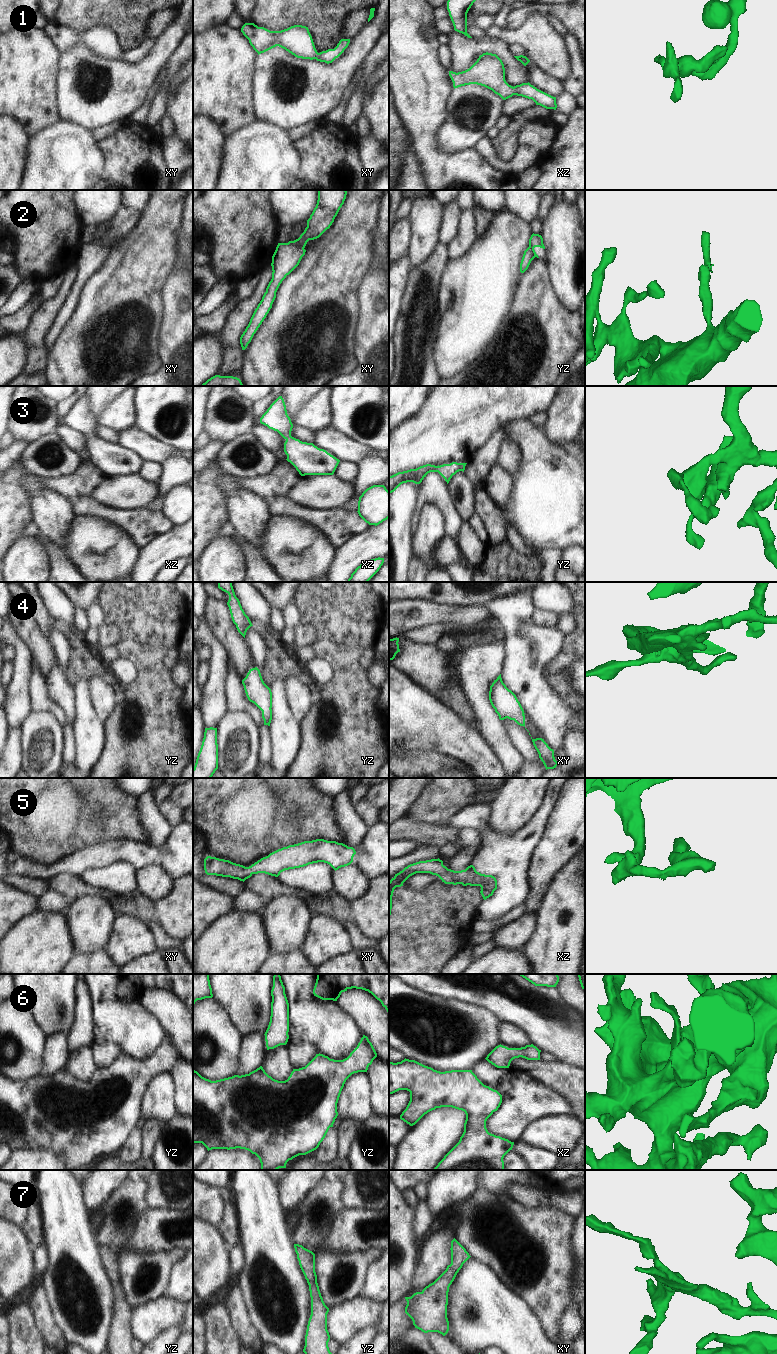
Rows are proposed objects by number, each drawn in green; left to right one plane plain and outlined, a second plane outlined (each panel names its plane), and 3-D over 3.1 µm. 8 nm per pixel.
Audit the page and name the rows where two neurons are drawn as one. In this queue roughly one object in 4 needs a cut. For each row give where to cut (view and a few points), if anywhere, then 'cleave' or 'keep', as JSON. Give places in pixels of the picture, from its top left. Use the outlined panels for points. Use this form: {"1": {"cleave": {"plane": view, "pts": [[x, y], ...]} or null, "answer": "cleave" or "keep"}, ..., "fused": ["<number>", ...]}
{"1": {"cleave": null, "answer": "keep"}, "2": {"cleave": {"plane": "xy", "pts": [[288, 242], [303, 248]]}, "answer": "cleave"}, "3": {"cleave": null, "answer": "keep"}, "4": {"cleave": null, "answer": "keep"}, "5": {"cleave": null, "answer": "keep"}, "6": {"cleave": null, "answer": "keep"}, "7": {"cleave": null, "answer": "keep"}, "fused": ["2"]}

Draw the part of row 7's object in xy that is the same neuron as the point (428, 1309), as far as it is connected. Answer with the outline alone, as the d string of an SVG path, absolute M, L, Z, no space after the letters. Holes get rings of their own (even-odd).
M454 1238L451 1241L451 1264L421 1292L405 1297L405 1313L412 1319L415 1328L424 1333L438 1332L445 1336L449 1331L447 1318L448 1292L457 1273L471 1257Z

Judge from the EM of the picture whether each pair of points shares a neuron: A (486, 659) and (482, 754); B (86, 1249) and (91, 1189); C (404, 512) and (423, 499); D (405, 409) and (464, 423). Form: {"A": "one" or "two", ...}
{"A": "two", "B": "two", "C": "two", "D": "two"}

